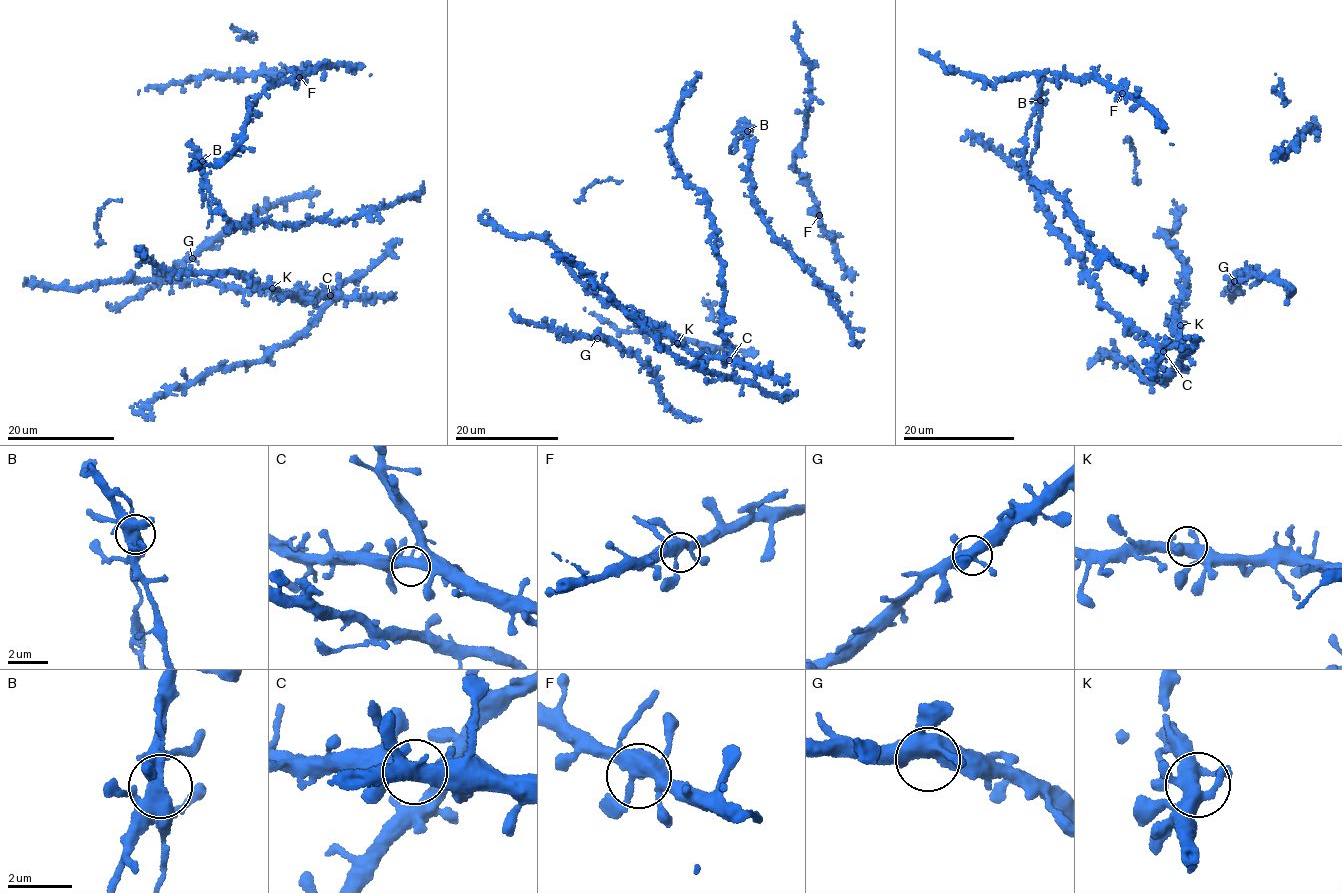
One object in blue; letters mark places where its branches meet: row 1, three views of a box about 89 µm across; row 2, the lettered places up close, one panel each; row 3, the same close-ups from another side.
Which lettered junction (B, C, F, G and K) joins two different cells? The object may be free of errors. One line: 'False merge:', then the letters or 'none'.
False merge: B

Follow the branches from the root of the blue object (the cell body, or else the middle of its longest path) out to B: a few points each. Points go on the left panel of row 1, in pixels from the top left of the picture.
B: (222, 213), (211, 193), (201, 161)

